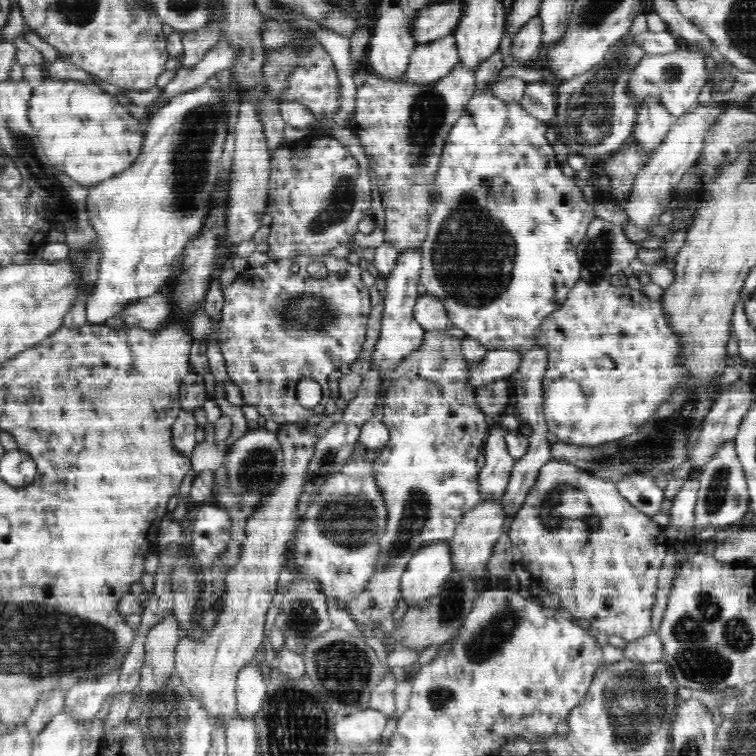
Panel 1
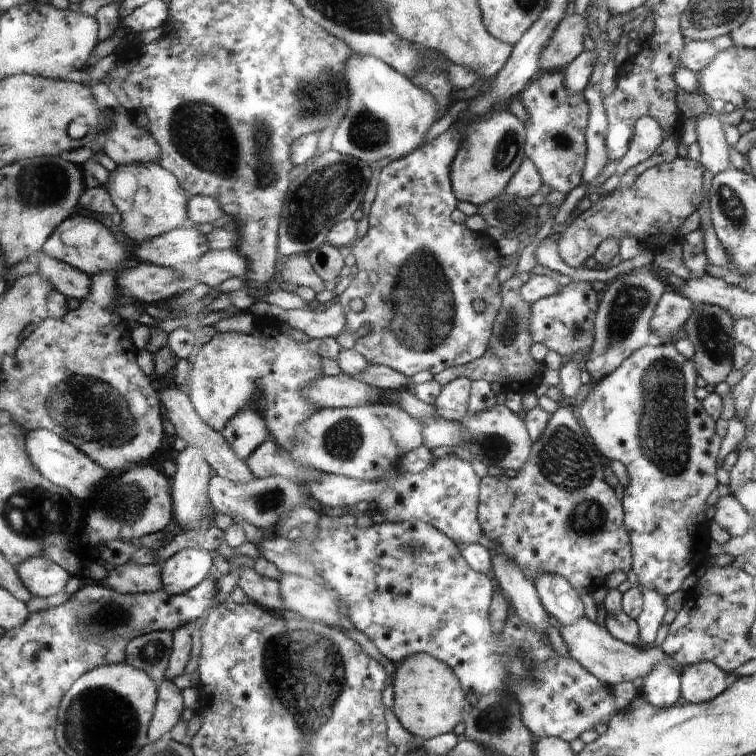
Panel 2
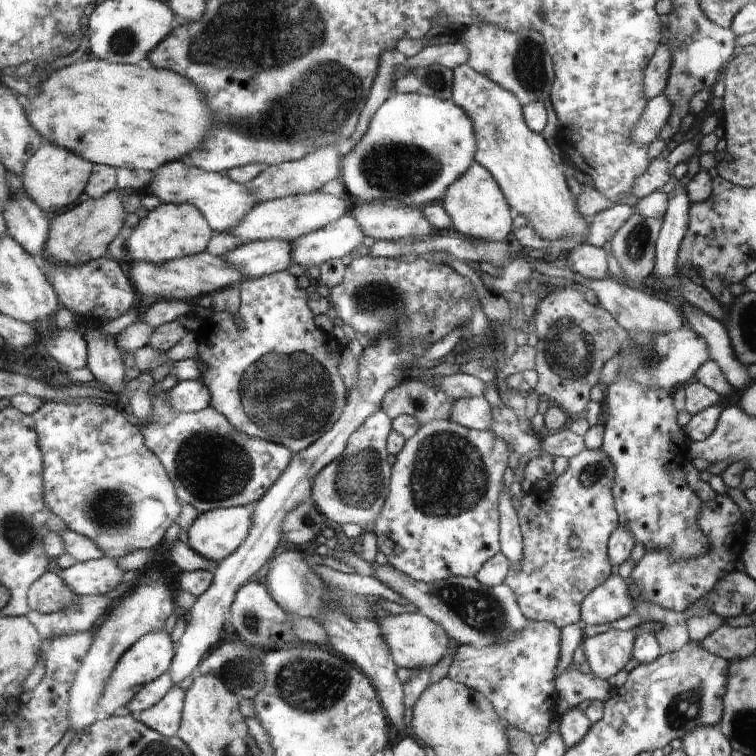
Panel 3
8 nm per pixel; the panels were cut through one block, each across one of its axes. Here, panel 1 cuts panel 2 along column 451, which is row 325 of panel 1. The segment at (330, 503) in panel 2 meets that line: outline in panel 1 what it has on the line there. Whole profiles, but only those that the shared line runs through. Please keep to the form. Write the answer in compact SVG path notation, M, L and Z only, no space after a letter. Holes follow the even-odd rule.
M492 90L476 91L469 101L463 116L454 124L446 138L441 164L435 180L438 193L434 212L428 220L428 232L421 246L421 284L428 294L442 301L449 319L454 326L464 330L466 336L474 337L488 351L505 349L524 355L534 346L534 336L543 318L559 307L566 300L573 284L581 279L581 266L577 252L578 244L588 234L590 224L595 220L594 209L584 199L574 177L568 178L567 170L560 170L553 145L546 139L550 126L531 116L520 104L504 102L492 95Z

